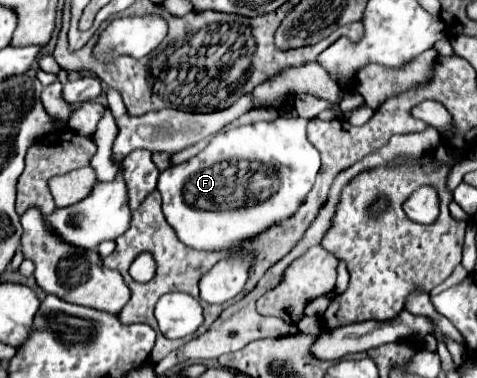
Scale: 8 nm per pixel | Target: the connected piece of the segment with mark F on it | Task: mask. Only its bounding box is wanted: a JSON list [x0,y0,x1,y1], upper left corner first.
[157,116,321,252]

